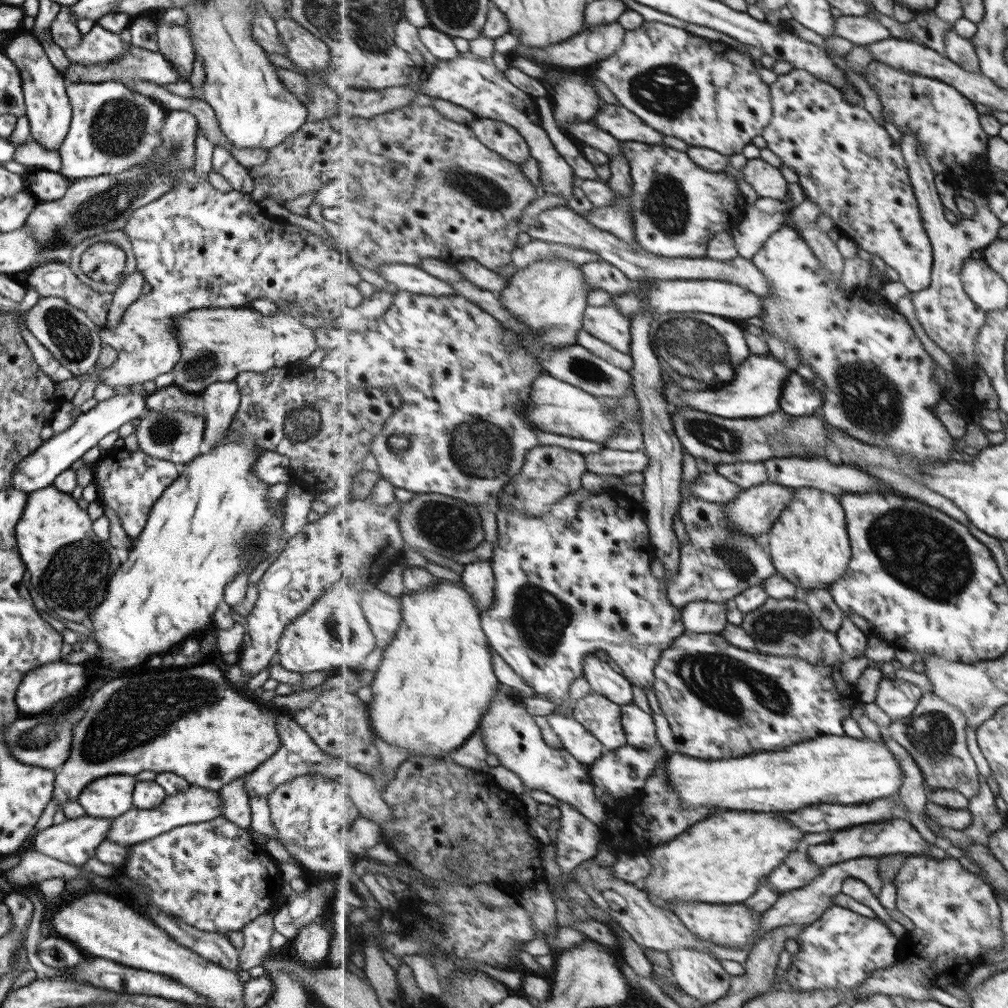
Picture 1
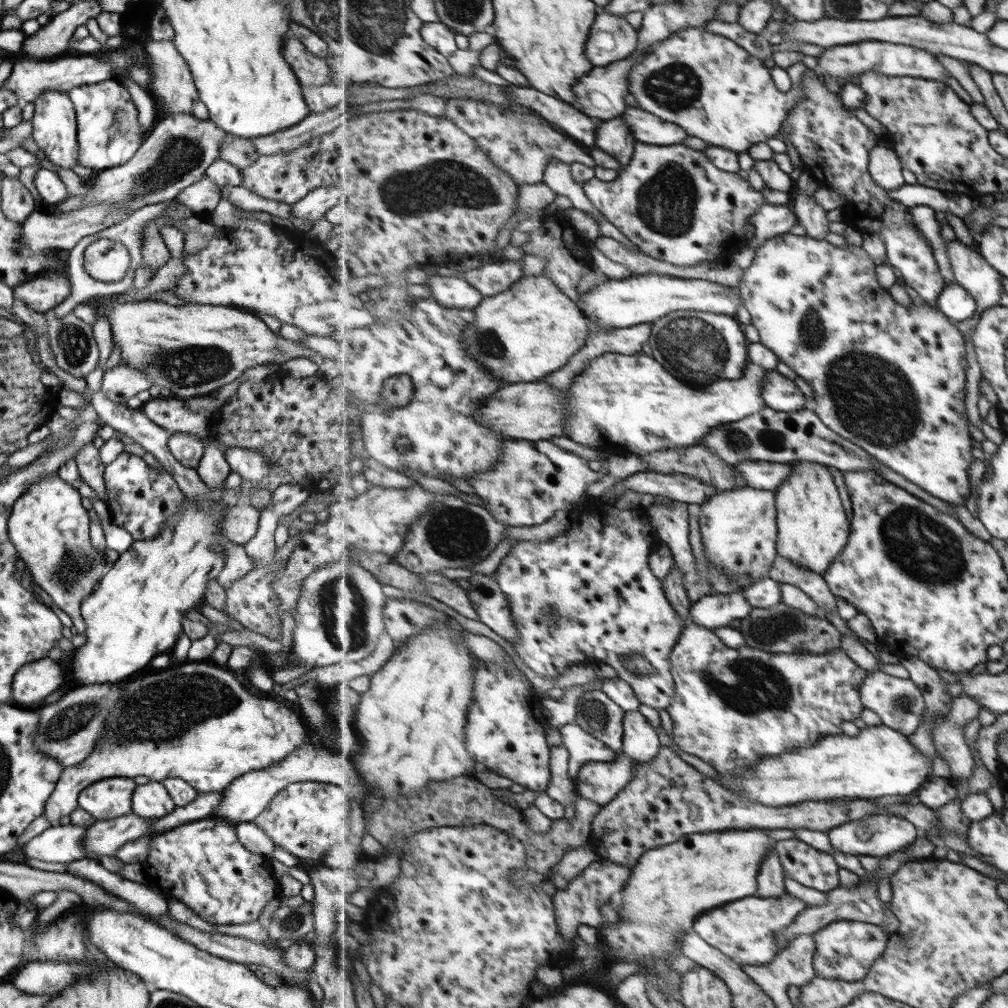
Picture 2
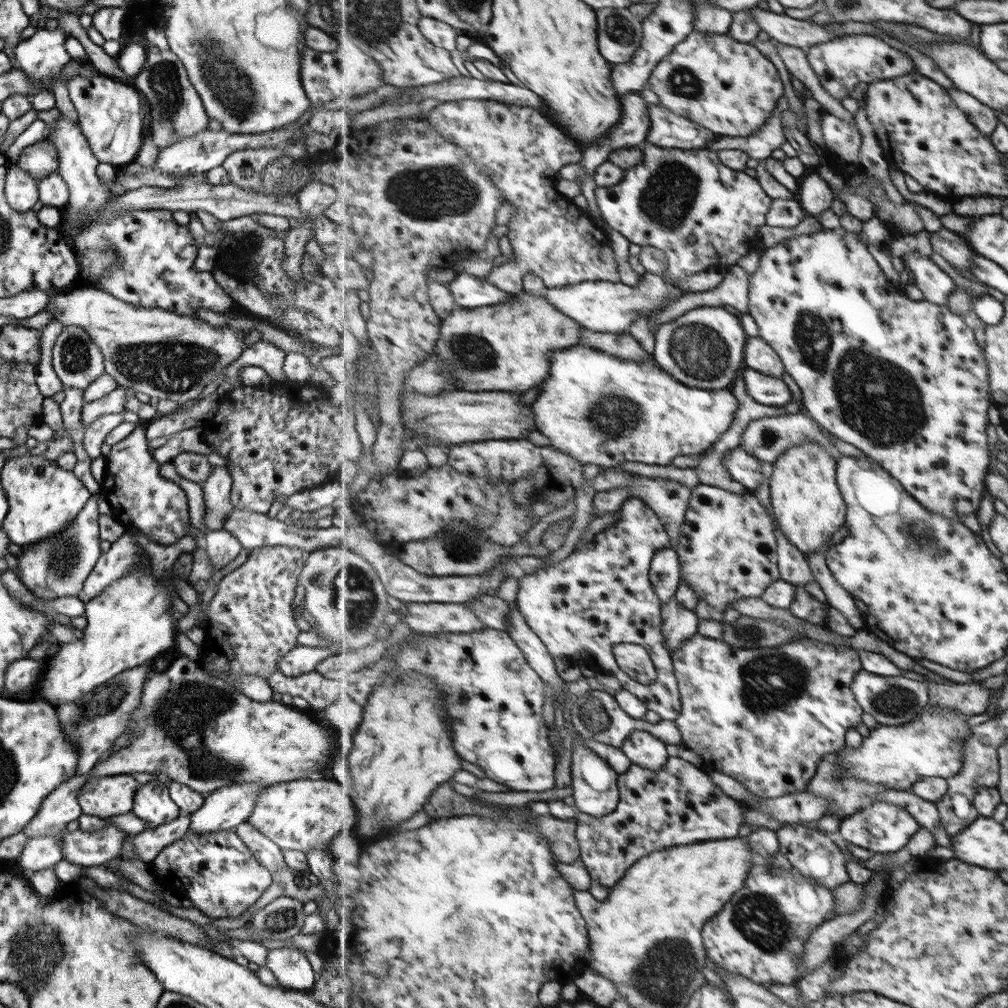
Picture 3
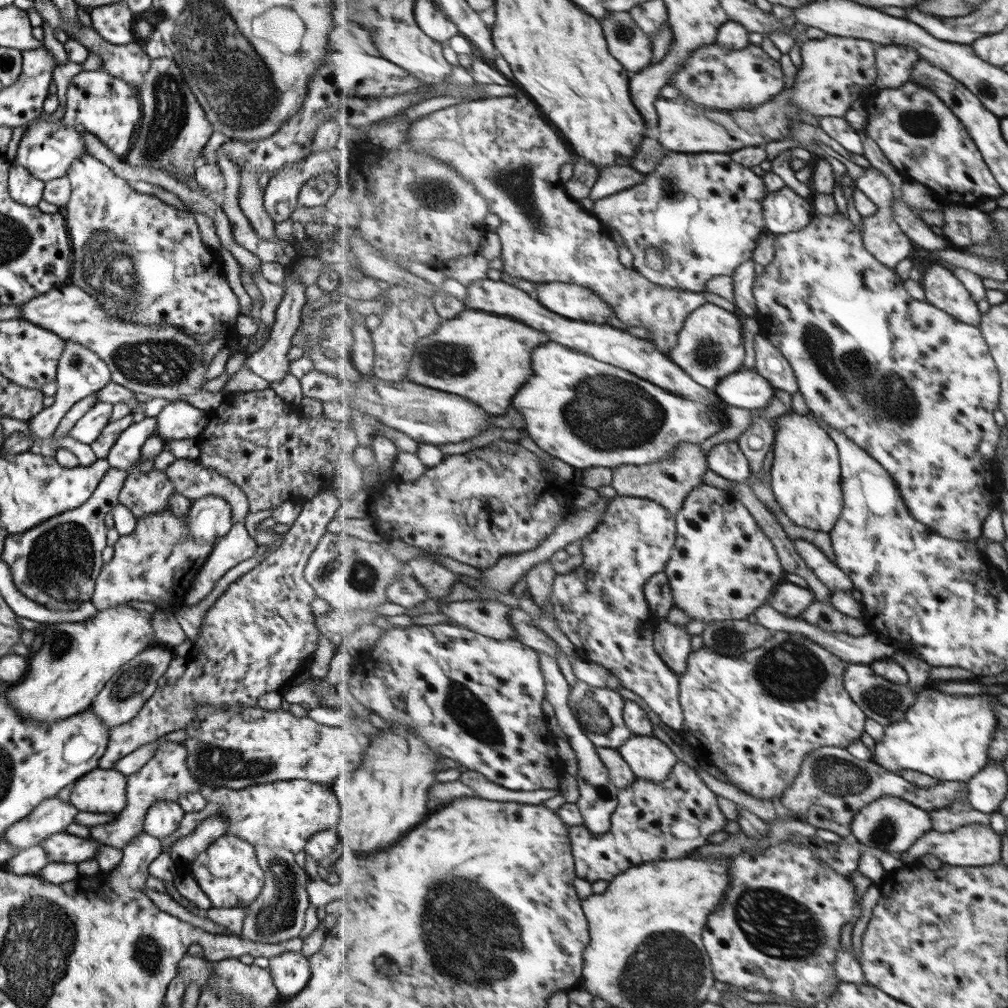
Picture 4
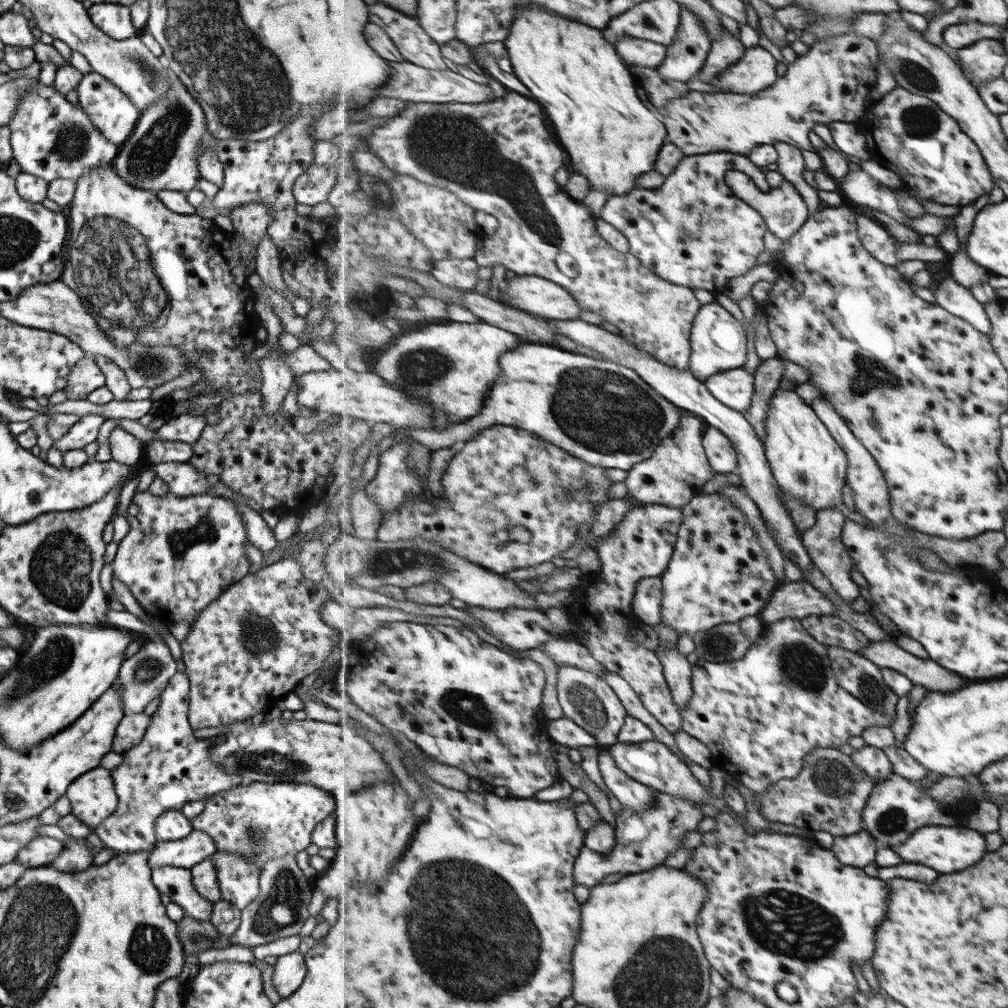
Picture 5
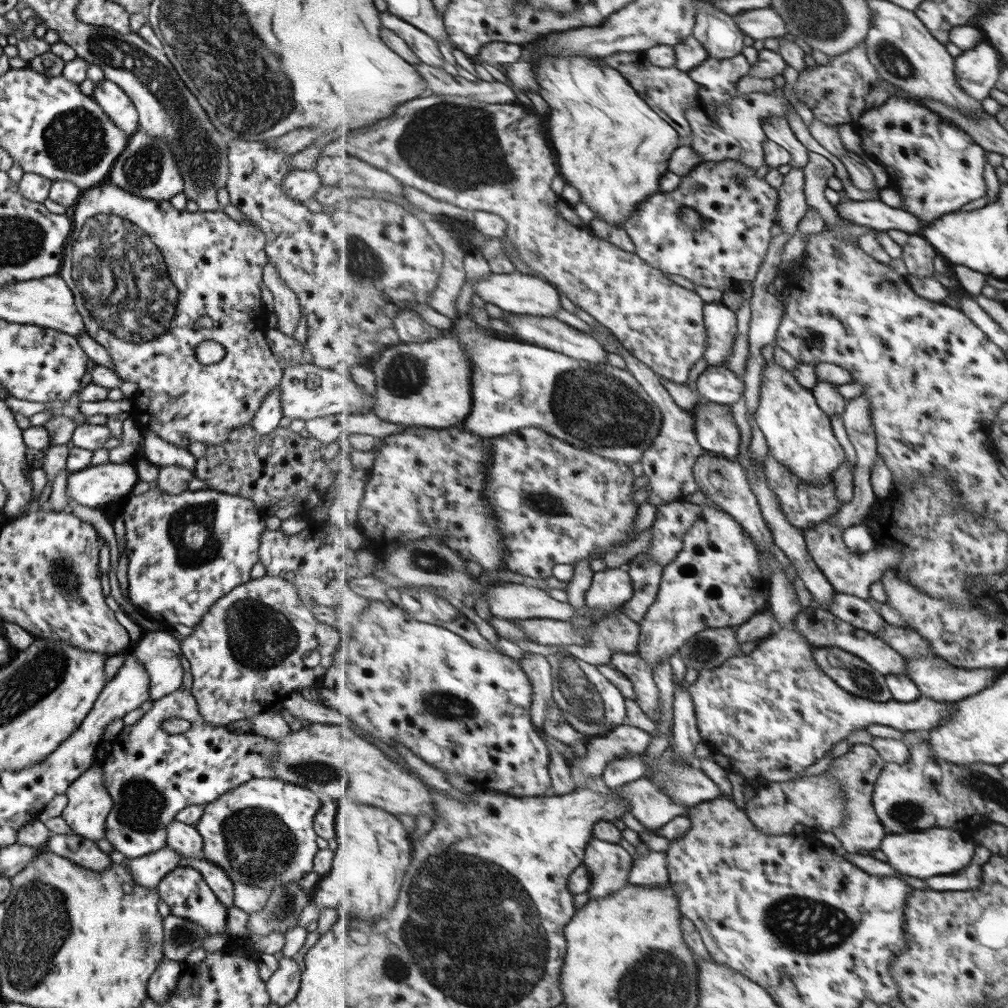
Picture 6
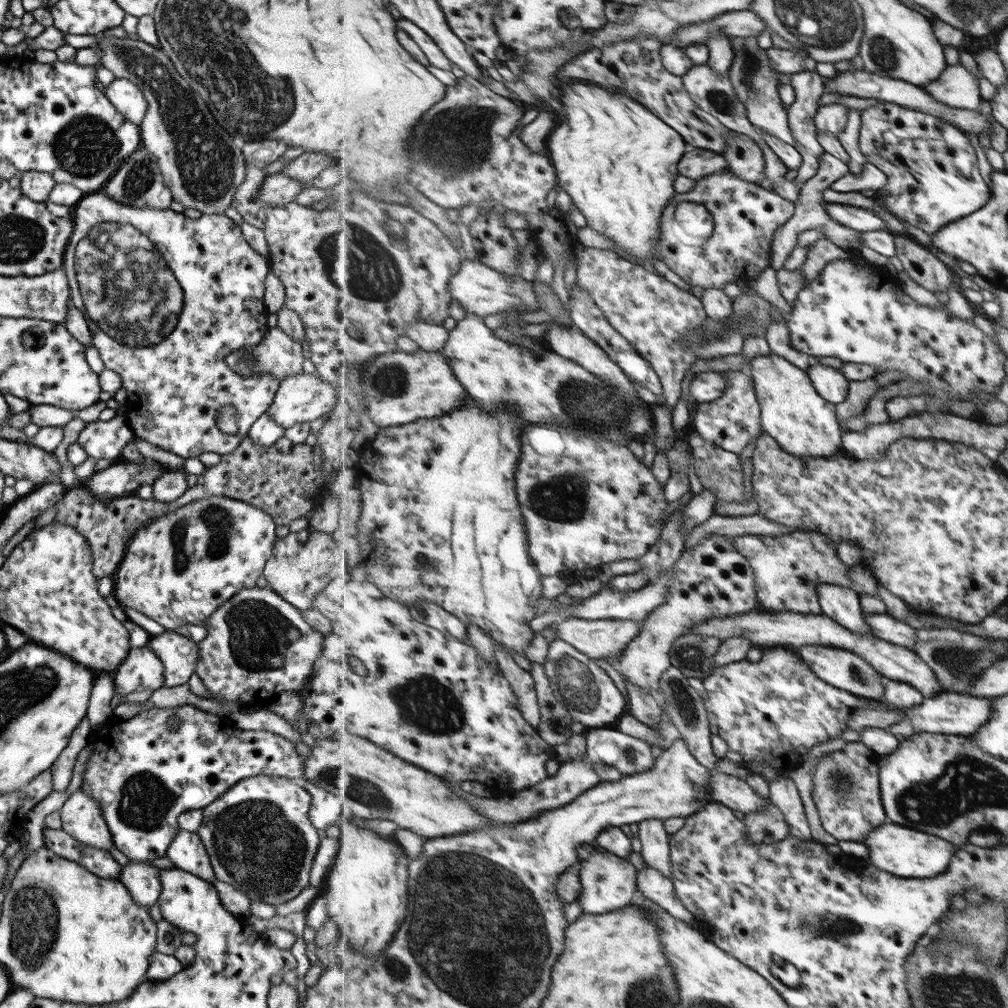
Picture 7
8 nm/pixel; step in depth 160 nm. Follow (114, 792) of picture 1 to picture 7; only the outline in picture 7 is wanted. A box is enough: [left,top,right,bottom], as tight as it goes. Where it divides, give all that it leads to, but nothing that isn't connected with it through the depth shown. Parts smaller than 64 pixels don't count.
[58,789,114,851]

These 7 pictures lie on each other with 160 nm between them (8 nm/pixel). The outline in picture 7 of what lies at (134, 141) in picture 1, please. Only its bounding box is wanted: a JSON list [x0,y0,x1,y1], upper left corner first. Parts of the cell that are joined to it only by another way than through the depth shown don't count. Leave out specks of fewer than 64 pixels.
[103,78,148,126]

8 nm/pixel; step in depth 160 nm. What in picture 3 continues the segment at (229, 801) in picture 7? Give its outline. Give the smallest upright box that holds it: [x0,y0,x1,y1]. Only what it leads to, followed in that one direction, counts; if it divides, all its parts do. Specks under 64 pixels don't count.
[132,775,357,864]

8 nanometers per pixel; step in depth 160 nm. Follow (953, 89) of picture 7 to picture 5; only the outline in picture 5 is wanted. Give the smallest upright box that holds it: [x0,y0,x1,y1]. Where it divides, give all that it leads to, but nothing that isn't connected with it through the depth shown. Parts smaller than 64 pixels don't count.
[958,39,1007,87]

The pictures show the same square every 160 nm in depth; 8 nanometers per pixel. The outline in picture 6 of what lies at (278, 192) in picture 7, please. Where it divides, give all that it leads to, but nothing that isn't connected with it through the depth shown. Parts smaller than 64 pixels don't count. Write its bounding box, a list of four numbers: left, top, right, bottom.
[281,168,321,203]

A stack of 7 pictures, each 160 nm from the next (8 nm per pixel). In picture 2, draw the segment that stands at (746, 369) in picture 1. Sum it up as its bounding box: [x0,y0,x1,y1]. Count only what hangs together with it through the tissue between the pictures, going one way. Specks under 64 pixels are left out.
[566,352,769,456]

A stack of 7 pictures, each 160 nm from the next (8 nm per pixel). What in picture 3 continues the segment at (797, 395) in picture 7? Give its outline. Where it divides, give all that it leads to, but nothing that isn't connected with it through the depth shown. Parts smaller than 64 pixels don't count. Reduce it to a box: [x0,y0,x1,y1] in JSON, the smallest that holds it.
[769,441,848,555]

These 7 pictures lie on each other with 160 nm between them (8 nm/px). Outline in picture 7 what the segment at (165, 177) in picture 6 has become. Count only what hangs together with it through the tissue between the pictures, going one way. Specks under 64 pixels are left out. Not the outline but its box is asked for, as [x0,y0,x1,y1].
[101,145,172,208]

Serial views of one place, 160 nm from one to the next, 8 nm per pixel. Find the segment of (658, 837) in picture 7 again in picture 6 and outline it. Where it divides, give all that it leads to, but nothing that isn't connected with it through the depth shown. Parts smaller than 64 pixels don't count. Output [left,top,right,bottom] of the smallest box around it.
[618,778,691,832]

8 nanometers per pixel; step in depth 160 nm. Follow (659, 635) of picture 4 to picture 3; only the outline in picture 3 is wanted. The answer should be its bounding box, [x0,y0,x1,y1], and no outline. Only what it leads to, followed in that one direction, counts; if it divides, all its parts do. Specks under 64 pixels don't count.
[662,598,699,653]

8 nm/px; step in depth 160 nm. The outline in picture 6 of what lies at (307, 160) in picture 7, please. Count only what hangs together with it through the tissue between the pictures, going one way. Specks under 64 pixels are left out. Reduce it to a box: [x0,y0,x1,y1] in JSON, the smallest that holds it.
[324,96,708,384]

